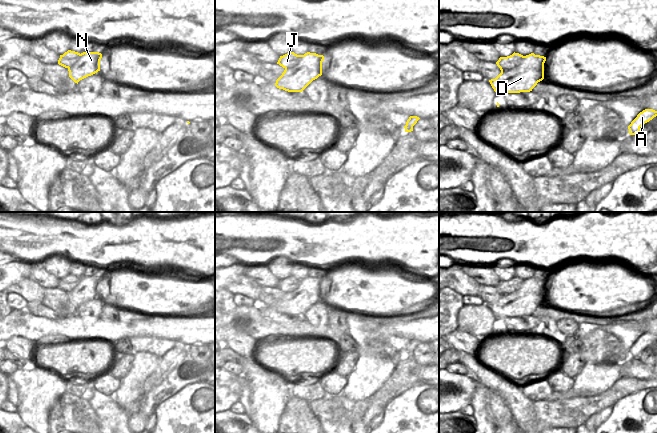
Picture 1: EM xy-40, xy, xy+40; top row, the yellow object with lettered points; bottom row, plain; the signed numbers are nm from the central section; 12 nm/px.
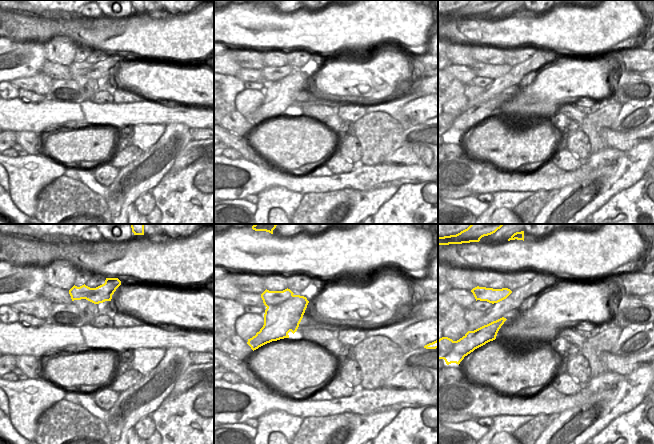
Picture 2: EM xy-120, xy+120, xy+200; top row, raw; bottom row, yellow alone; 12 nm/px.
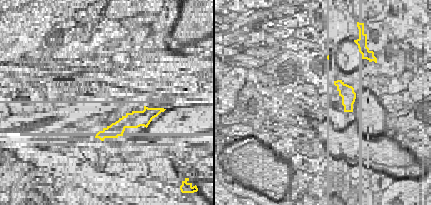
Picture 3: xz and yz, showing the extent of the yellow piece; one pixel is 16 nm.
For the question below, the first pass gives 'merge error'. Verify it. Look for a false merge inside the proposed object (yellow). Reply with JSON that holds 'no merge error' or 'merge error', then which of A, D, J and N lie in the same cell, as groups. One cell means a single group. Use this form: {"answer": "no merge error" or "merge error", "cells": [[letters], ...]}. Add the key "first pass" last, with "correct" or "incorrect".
{"answer": "merge error", "cells": [["A", "J"], ["D", "N"]], "first pass": "correct"}

